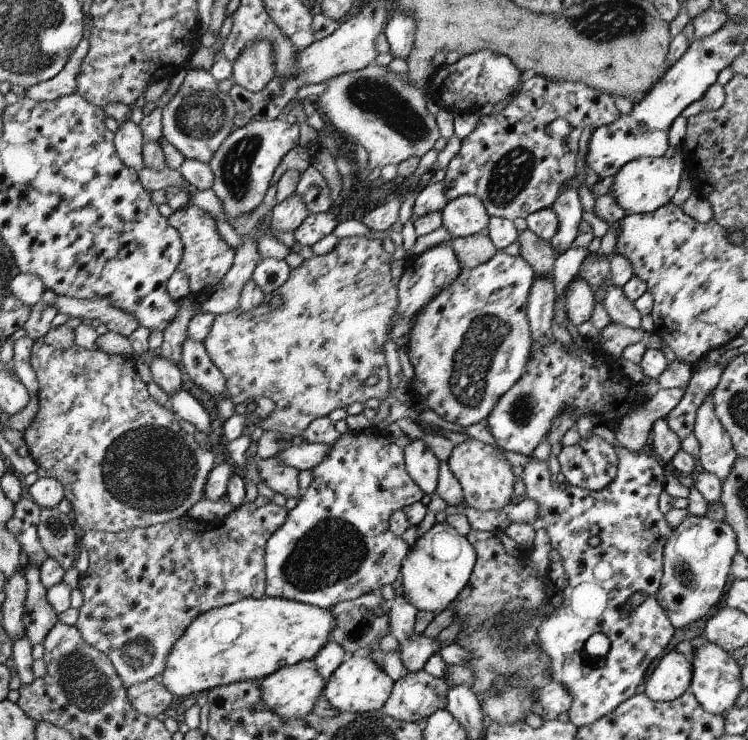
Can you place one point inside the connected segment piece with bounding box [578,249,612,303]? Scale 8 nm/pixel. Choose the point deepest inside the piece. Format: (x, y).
(596, 269)

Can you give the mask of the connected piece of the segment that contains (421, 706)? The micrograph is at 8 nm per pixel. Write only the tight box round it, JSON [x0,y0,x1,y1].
[381,669,449,723]

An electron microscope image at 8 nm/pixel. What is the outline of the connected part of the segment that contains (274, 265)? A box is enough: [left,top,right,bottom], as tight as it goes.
[251,258,290,294]

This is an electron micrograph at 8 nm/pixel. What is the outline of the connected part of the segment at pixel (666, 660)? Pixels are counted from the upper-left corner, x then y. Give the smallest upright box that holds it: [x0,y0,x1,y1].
[646,650,693,702]

